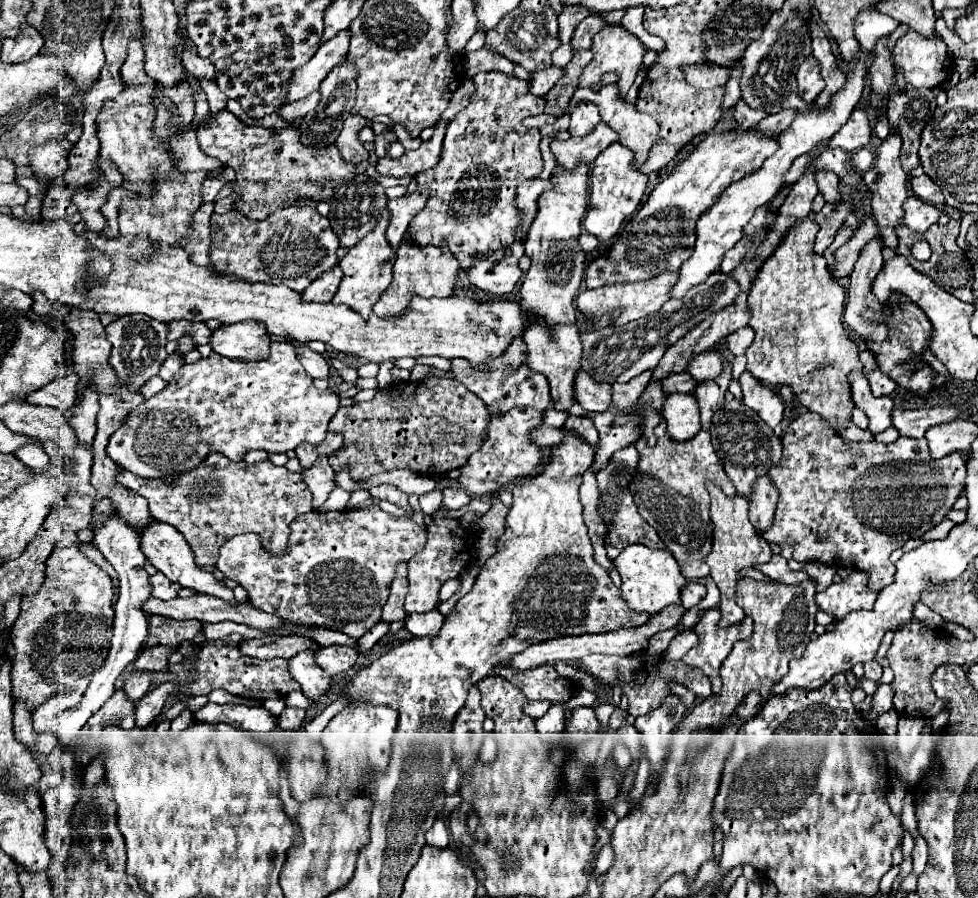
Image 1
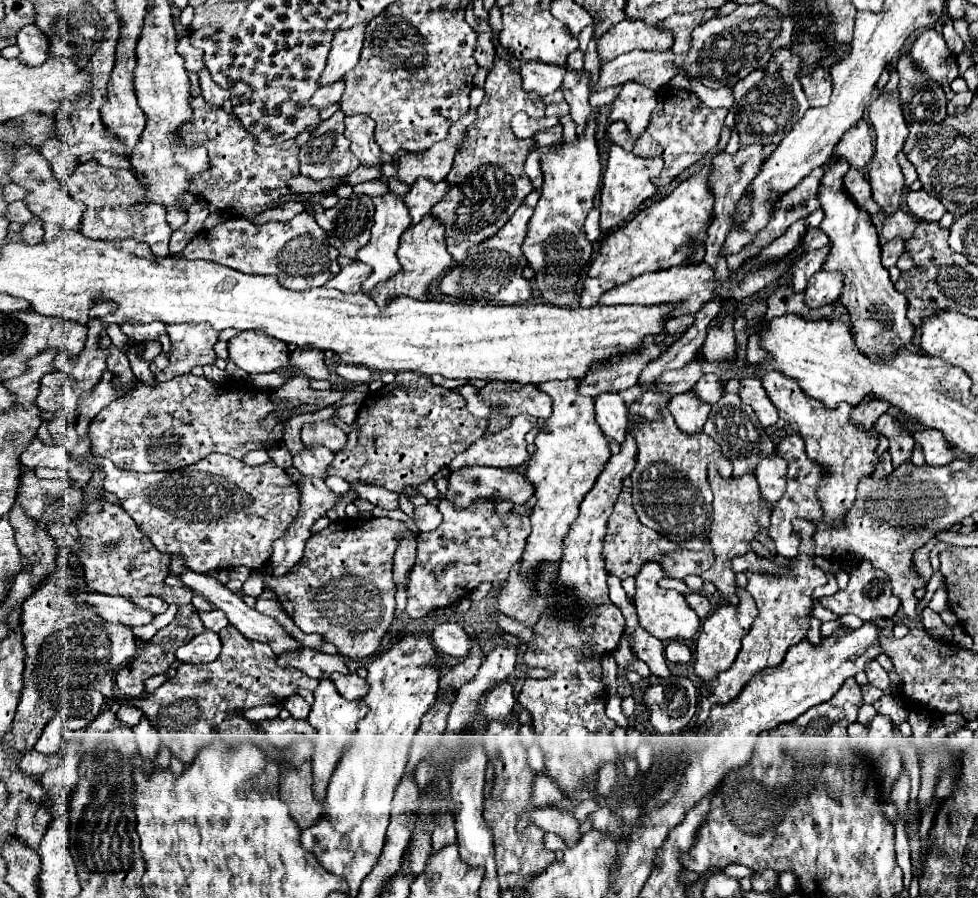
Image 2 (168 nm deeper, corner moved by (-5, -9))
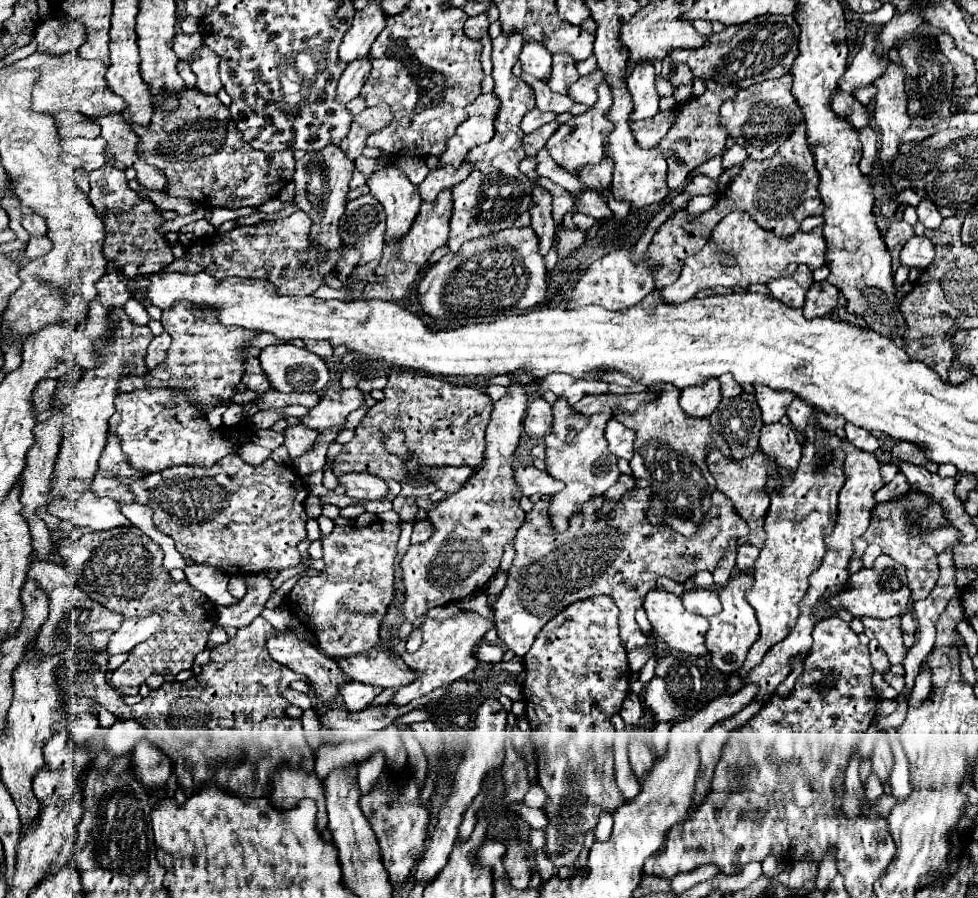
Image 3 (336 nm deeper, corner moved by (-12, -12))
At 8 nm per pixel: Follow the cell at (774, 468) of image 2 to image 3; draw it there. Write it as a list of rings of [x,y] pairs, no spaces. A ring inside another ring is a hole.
[[[783,423],[763,425],[759,435],[759,449],[765,455],[773,455],[777,461],[777,469],[783,479],[791,479],[791,473],[797,469],[801,459],[801,443],[797,433]]]

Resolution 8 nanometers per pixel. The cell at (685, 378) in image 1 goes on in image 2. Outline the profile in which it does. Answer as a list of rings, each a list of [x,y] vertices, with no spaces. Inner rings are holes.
[[[704,374],[704,376],[698,380],[698,384],[694,386],[694,390],[692,390],[692,392],[698,396],[698,400],[708,402],[708,404],[718,402],[718,400],[720,400],[720,396],[724,394],[716,374]]]

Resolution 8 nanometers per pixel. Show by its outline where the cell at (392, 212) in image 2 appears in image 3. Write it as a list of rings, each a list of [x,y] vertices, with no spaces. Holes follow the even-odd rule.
[[[387,165],[375,171],[367,181],[371,195],[385,207],[387,213],[387,239],[401,237],[413,225],[421,197],[417,195],[417,185],[413,185],[407,175],[395,165]]]

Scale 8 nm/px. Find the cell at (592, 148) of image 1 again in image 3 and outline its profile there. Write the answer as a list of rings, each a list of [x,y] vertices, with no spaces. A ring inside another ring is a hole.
[[[677,103],[675,107],[667,109],[667,111],[659,111],[653,119],[645,119],[645,121],[635,121],[631,125],[633,135],[637,139],[637,143],[641,147],[655,147],[669,131],[669,127],[675,123],[677,119],[677,109],[683,103]]]

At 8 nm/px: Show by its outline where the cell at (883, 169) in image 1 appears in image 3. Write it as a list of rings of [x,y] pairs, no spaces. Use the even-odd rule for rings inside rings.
[[[889,63],[885,73],[875,79],[875,121],[881,131],[881,161],[889,161],[899,153],[899,137],[909,129],[907,93],[905,93],[905,69],[897,63]]]

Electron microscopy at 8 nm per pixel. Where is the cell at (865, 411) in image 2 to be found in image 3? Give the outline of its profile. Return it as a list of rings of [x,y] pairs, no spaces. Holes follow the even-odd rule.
[[[853,423],[845,425],[845,437],[847,437],[849,443],[853,443],[861,451],[875,453],[875,449],[879,447],[879,441],[867,429],[861,429],[861,427],[853,425]]]

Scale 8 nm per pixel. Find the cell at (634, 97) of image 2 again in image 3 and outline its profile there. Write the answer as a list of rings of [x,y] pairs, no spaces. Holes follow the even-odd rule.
[[[643,61],[633,67],[627,79],[631,97],[633,97],[633,113],[631,119],[649,119],[659,111],[659,95],[655,89],[655,67],[651,61]]]

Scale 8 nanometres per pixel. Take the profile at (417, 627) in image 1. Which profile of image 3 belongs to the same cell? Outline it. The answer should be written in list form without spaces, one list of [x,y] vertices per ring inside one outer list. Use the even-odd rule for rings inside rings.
[[[483,643],[479,649],[477,649],[477,657],[479,661],[483,663],[501,663],[503,661],[503,655],[505,651],[497,645],[489,645],[489,643]]]

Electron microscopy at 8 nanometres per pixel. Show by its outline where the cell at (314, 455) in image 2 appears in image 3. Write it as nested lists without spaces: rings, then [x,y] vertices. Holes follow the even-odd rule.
[[[301,423],[285,427],[283,435],[285,435],[285,443],[283,443],[283,445],[289,449],[289,455],[291,455],[291,457],[303,455],[303,453],[309,451],[309,449],[315,445],[315,441],[317,441],[317,431],[309,431],[309,427],[305,427],[305,425],[301,425]]]

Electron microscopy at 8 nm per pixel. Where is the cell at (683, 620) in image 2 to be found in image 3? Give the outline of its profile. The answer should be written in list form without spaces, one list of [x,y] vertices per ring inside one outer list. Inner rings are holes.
[[[653,589],[647,597],[645,597],[645,605],[643,609],[647,611],[647,617],[651,621],[653,631],[671,647],[683,653],[689,653],[693,657],[701,657],[701,655],[709,655],[707,647],[705,647],[705,619],[699,615],[689,613],[683,605],[681,599],[671,595],[671,593],[663,593],[659,589]]]

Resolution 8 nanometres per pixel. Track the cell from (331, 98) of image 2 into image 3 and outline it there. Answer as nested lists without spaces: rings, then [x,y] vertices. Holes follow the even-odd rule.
[[[365,55],[365,59],[355,59],[353,63],[349,63],[339,79],[337,99],[341,103],[349,103],[353,97],[357,97],[361,93],[361,87],[365,85],[365,79],[369,77],[369,71],[371,71],[369,55]]]

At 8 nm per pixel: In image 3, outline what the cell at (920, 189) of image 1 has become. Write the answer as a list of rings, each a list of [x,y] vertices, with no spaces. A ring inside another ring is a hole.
[[[929,199],[921,201],[921,205],[917,207],[917,215],[919,215],[919,221],[921,221],[925,227],[929,227],[929,229],[937,229],[937,227],[941,225],[941,221],[943,221],[941,213],[937,211],[937,207],[935,207]]]

